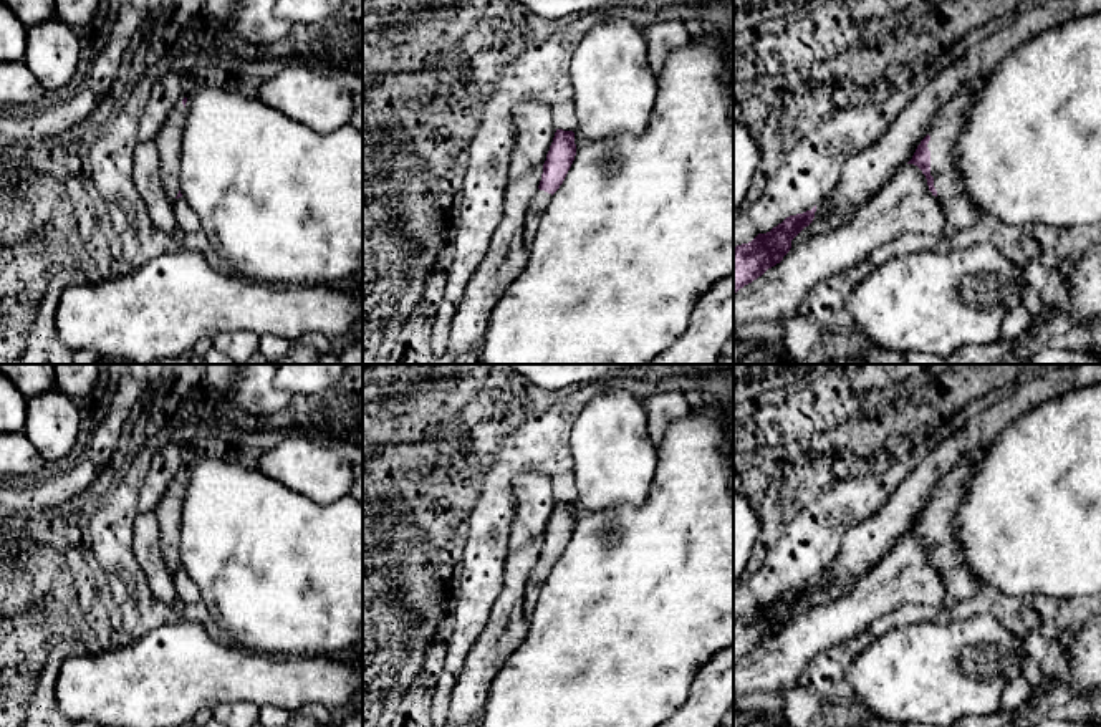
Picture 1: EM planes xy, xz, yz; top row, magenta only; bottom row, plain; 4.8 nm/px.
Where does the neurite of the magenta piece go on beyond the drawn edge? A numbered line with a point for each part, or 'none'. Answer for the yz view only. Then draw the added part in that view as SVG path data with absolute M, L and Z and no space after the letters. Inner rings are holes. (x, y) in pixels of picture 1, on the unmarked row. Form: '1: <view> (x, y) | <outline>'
1: yz (946, 500) | M965 465L955 467L934 490L927 515L930 522L930 546L937 570L955 570L964 563L957 543L957 512L965 495Z

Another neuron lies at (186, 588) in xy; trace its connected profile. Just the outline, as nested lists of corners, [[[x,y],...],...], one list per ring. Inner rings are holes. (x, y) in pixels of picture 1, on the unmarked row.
[[[184,568],[174,570],[171,573],[179,601],[184,604],[200,601],[200,591],[192,576]]]

